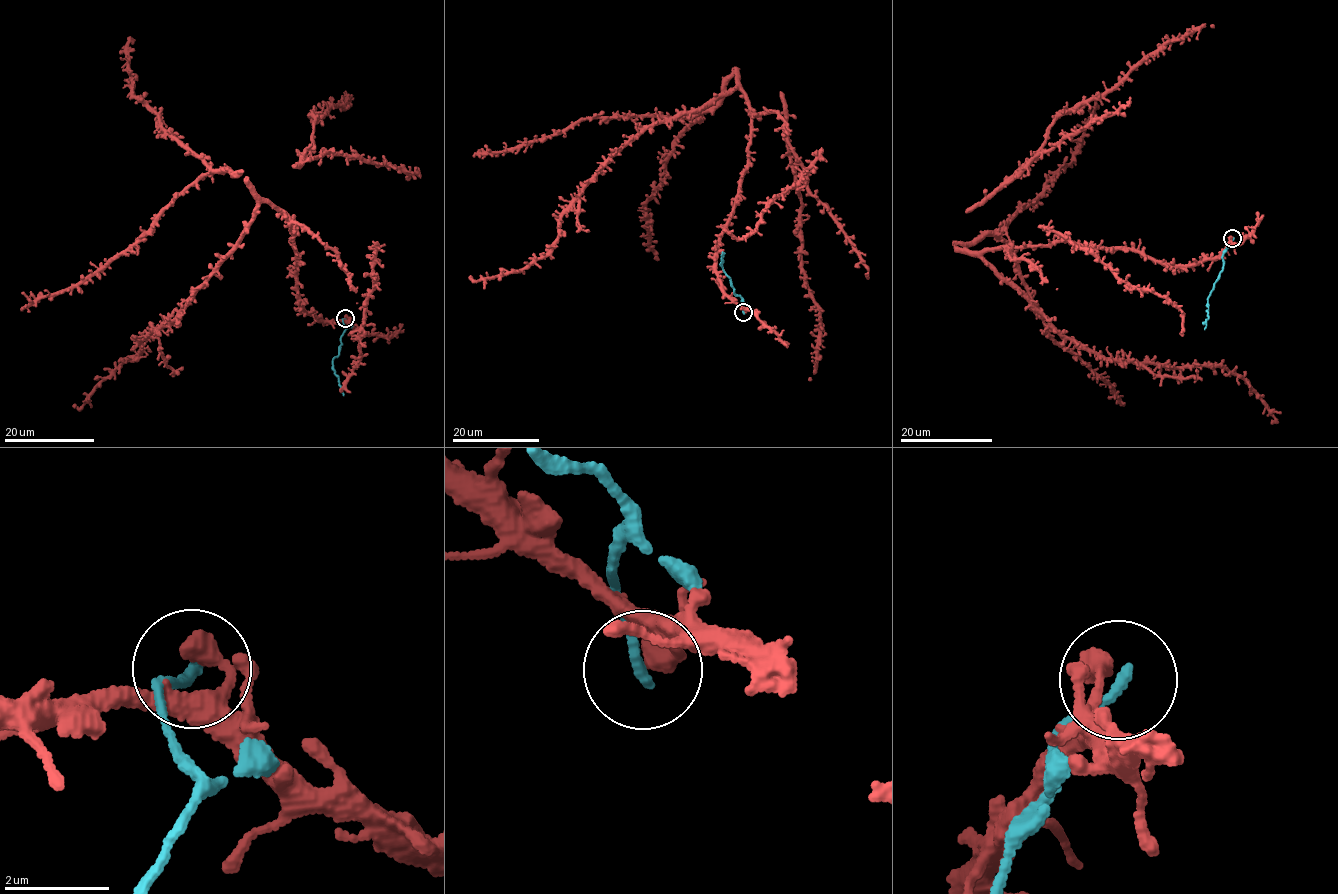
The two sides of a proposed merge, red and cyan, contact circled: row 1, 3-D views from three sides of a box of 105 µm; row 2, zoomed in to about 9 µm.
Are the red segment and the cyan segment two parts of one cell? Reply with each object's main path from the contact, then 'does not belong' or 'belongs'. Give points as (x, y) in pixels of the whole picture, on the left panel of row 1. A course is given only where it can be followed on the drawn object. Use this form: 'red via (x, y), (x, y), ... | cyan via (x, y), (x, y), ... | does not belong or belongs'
red via (345, 317), (325, 321), (299, 303), (294, 235), (261, 203), (177, 317), (73, 404) | cyan via (345, 317), (339, 355), (332, 363), (343, 395) | does not belong

